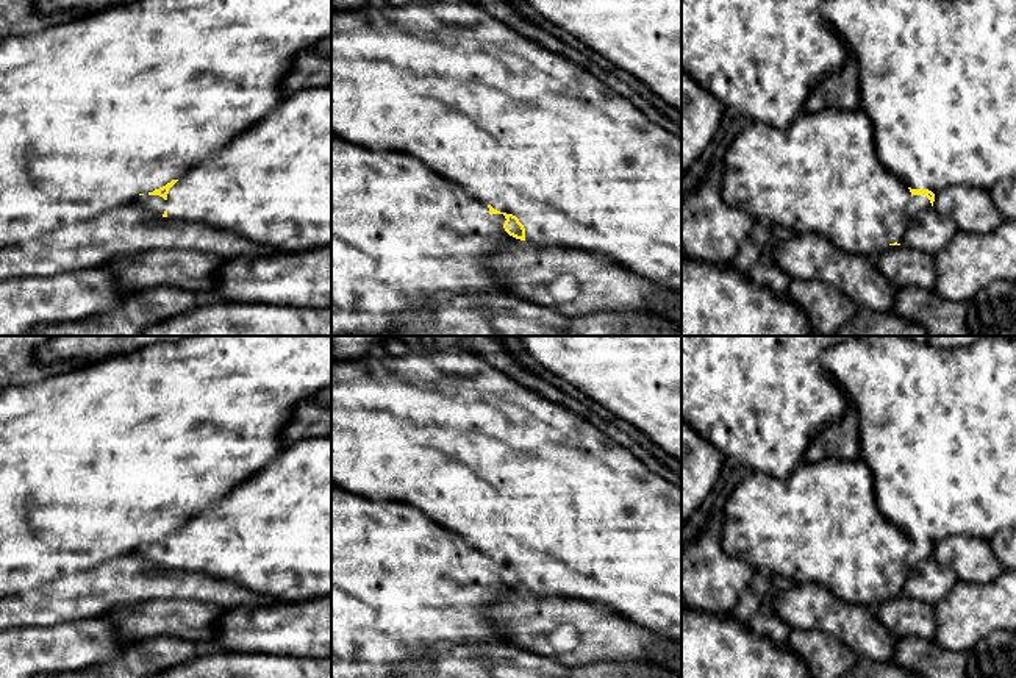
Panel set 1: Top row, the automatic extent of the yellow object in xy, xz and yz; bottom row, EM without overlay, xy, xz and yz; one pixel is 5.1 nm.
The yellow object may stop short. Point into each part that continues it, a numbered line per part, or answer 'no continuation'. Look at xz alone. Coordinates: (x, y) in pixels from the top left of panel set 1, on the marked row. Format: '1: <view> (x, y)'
1: xz (522, 128)

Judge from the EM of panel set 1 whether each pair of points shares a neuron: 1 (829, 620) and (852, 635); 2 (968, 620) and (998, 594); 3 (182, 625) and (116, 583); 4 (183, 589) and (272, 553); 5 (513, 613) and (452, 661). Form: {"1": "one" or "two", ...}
{"1": "one", "2": "one", "3": "two", "4": "two", "5": "two"}

